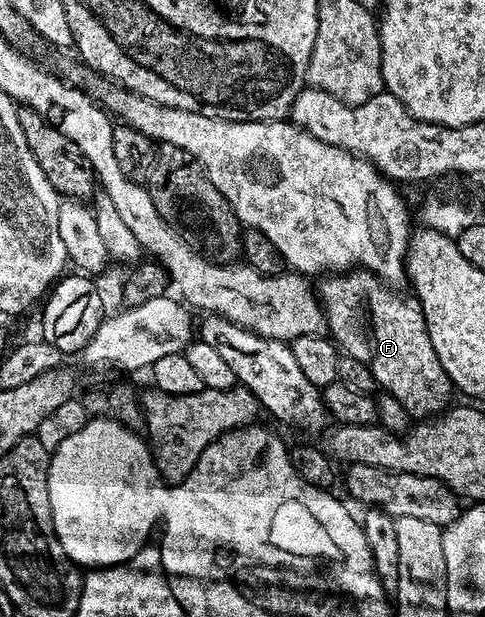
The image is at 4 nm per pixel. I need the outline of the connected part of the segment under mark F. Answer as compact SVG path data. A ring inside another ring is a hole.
M361 267L343 272L341 275L327 276L326 279L322 289L320 285L320 300L322 308L326 311L328 329L333 340L347 354L366 364L377 381L377 388L400 399L400 403L404 403L404 407L411 415L418 413L426 413L422 415L441 414L451 404L452 384L449 375L446 374L440 363L436 347L432 345L432 339L428 333L426 320L417 296L405 297L404 294L397 293L394 290L397 288L391 287L383 281L377 273L371 273L369 269Z

